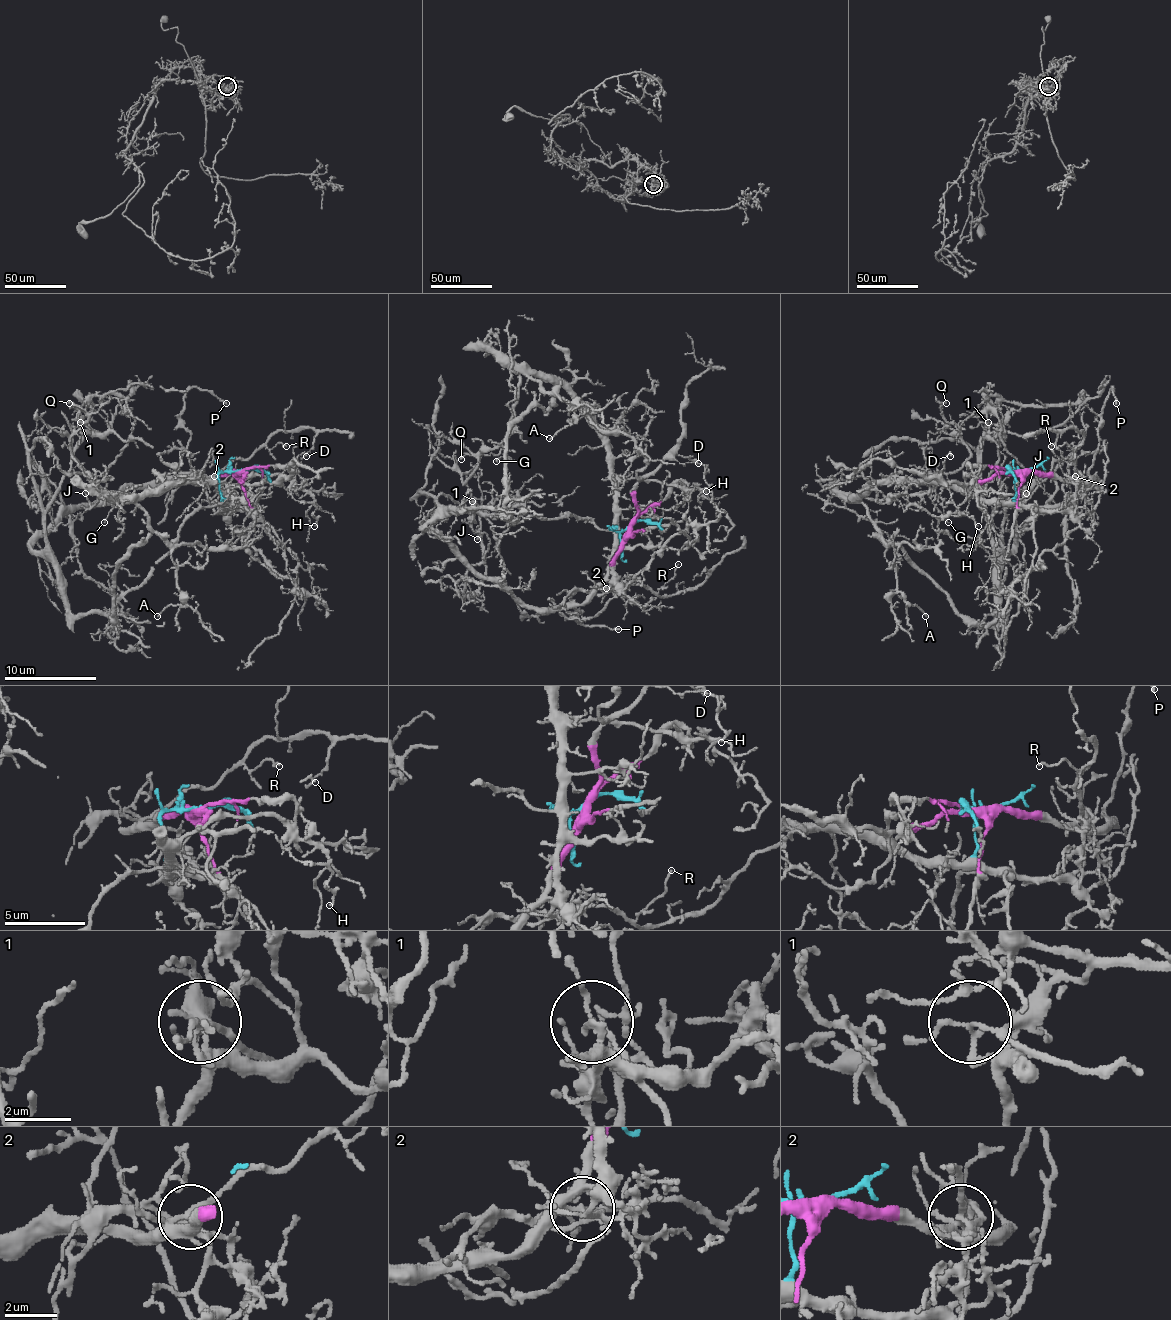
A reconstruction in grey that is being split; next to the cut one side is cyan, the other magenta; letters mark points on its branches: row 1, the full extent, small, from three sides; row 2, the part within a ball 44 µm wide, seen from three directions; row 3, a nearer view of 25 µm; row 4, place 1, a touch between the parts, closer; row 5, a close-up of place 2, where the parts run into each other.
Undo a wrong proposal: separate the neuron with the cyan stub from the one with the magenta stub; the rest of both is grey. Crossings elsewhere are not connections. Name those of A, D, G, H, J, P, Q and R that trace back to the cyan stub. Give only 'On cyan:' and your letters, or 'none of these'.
On cyan: A, G, J, Q

